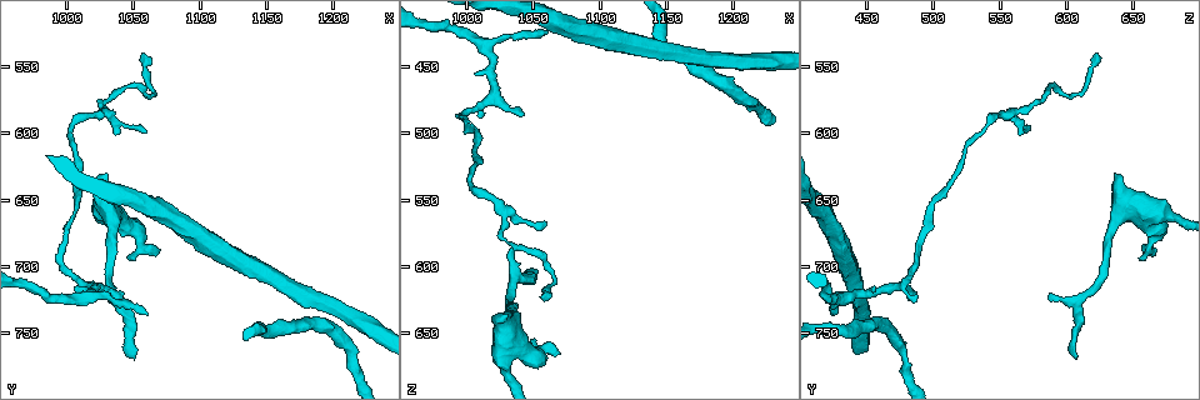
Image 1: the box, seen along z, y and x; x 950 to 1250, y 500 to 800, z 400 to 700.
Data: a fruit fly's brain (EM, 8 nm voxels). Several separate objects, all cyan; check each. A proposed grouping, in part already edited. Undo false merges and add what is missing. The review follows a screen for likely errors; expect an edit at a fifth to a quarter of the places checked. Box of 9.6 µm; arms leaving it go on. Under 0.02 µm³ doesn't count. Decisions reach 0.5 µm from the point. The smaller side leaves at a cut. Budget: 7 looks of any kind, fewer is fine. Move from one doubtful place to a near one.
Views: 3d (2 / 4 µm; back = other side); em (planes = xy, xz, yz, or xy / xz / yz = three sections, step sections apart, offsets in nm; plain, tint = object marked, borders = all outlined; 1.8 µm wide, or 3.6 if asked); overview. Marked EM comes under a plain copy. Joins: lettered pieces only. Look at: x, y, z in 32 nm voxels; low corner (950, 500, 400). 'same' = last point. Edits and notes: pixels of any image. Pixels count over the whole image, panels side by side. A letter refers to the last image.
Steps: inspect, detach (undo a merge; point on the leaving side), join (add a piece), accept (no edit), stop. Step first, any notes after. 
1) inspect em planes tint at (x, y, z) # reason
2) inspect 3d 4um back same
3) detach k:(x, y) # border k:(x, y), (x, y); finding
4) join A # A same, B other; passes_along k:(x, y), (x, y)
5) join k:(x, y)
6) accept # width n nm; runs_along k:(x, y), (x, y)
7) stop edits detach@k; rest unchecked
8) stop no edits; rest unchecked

inspect em planes borders at (1064, 688, 668) # an open end

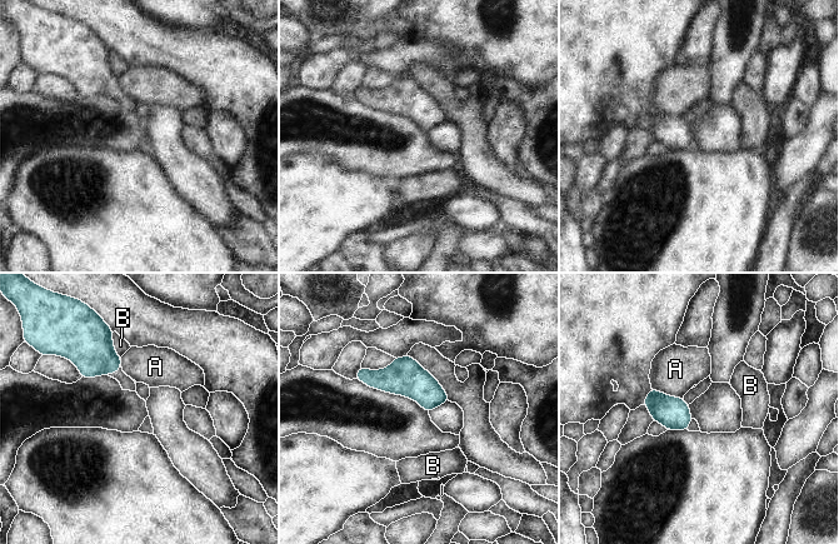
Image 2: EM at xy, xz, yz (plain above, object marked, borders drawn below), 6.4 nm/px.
accept # longest_contact A 220 nm; A other, B other; border 2:(652, 388), (683, 398); none of them fits

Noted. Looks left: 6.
inspect em planes tint at (1054, 768, 606) # an open end

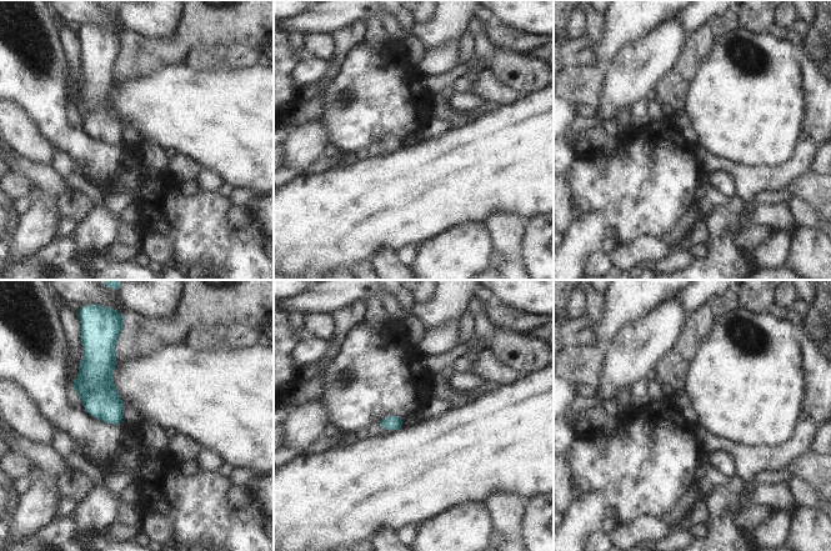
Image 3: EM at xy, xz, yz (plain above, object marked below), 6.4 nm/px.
inspect em planes borders same # see the neighbours

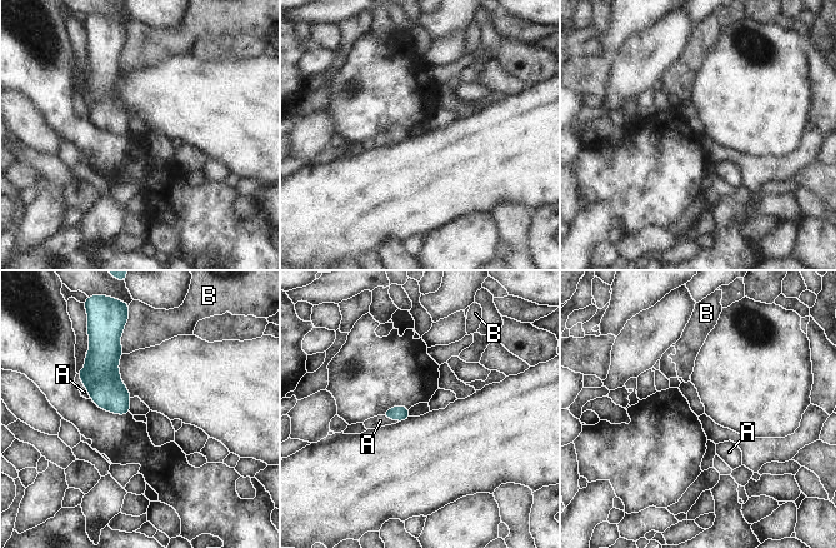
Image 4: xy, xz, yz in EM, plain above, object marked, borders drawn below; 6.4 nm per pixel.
join A # A same, B other; passes_along 4:(101, 378), (83, 384), (84, 392); it goes on there

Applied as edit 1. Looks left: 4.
inspect overview

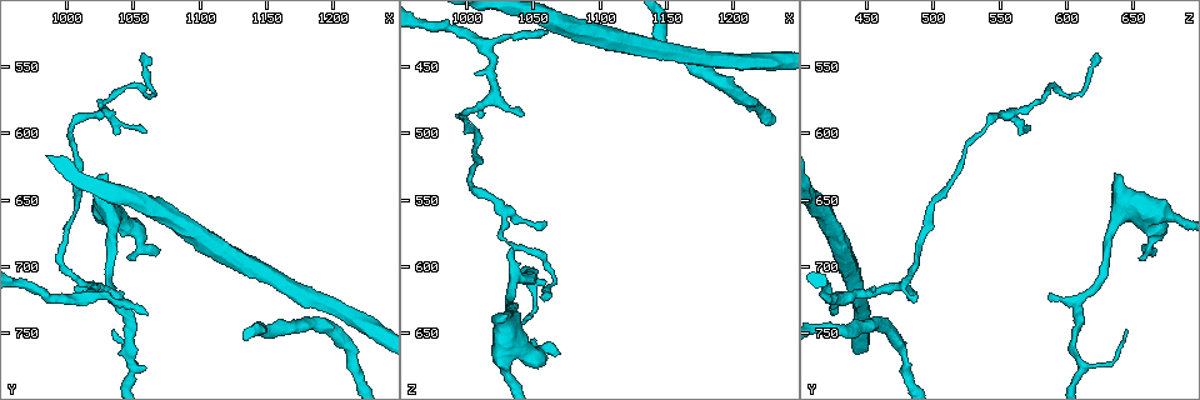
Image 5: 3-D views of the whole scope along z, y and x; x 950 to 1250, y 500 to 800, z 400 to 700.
inspect em planes tint at (1036, 722, 586) # an open end

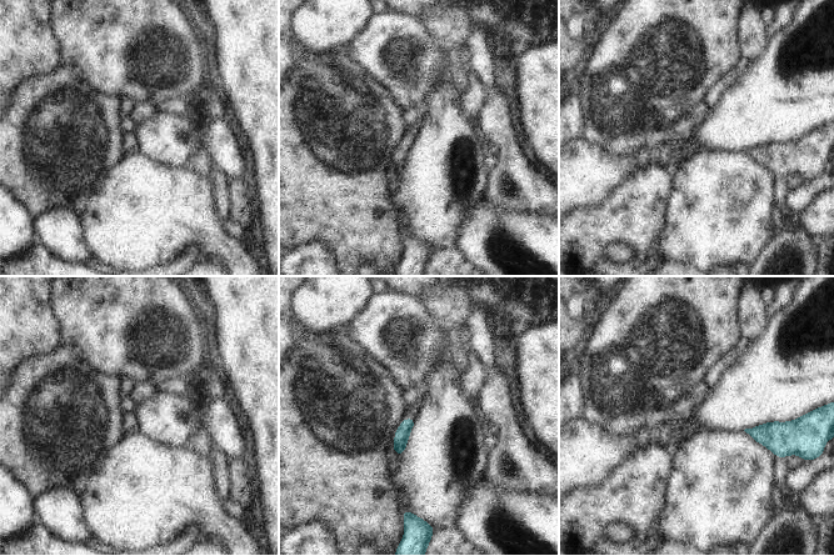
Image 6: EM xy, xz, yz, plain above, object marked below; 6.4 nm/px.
inspect em planes borders same # see the neighbours

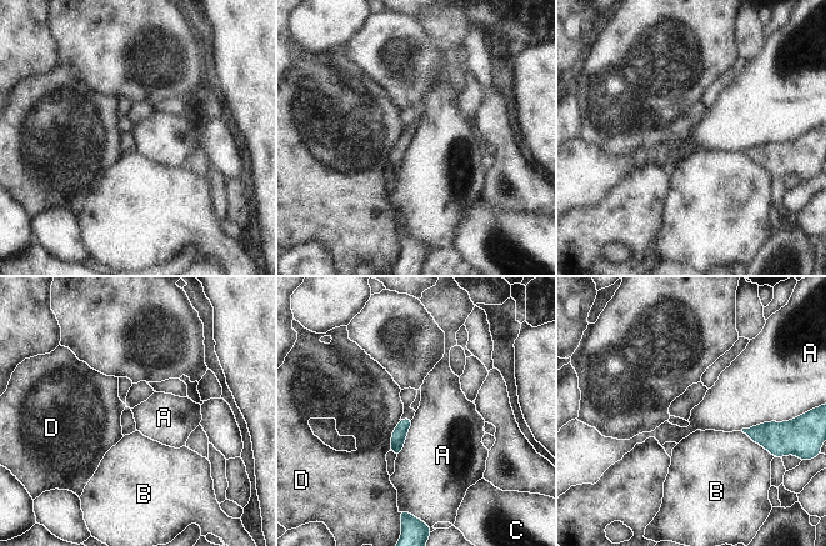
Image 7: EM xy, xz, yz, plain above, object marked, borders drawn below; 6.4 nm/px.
accept # A other, B other, C other, D other; no lettered piece goes on from it

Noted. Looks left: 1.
stop edits join@4; rest unchecked

